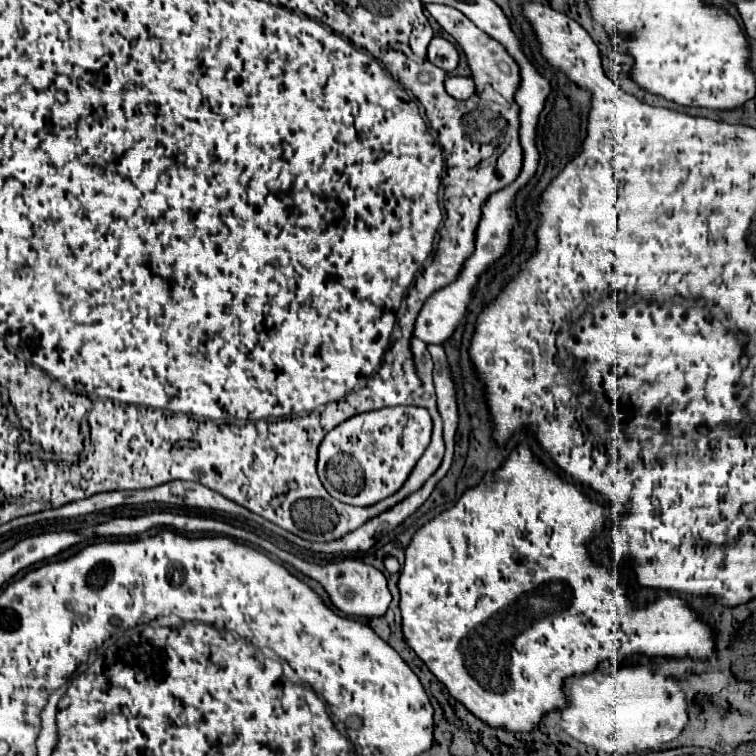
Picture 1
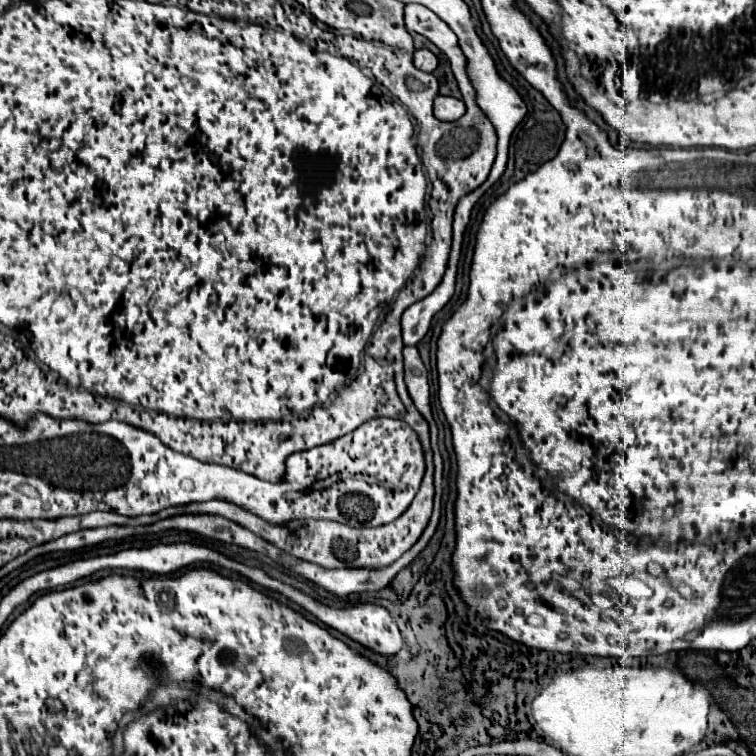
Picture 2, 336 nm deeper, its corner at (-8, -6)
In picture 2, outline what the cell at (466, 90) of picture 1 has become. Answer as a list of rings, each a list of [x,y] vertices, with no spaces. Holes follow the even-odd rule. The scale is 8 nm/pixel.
[[[436,96],[434,100],[434,116],[444,122],[454,122],[466,112],[466,106],[462,100],[452,96]]]

